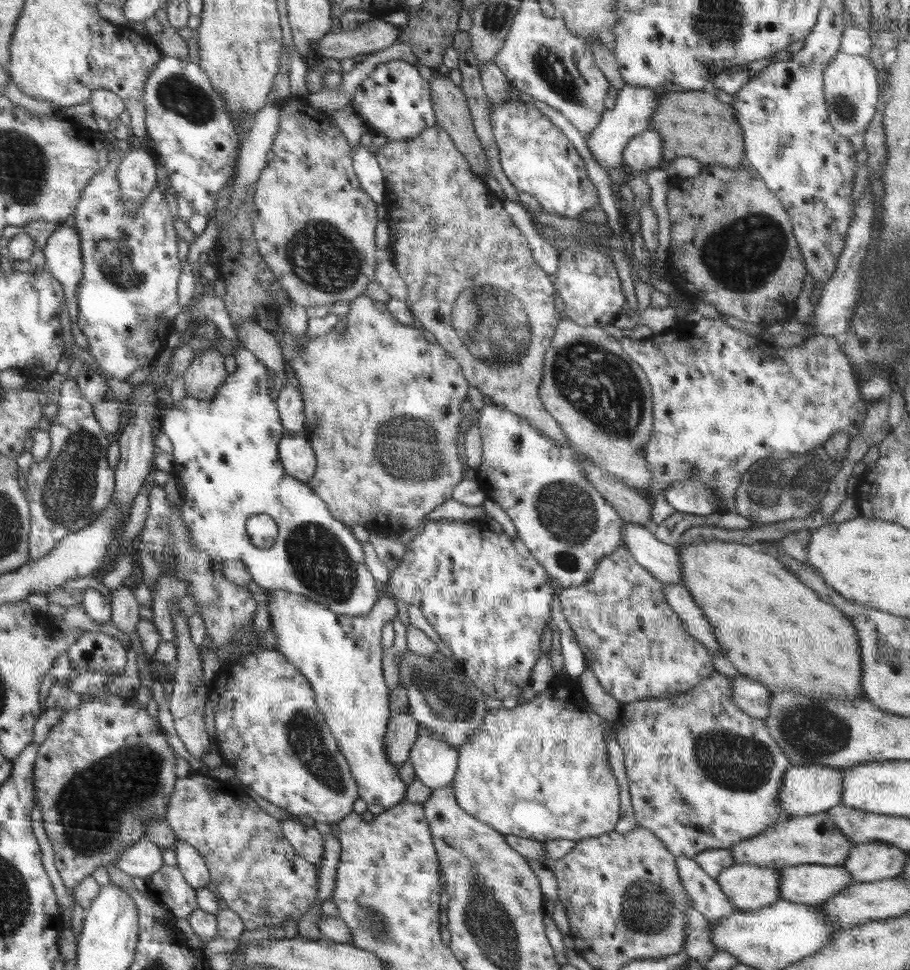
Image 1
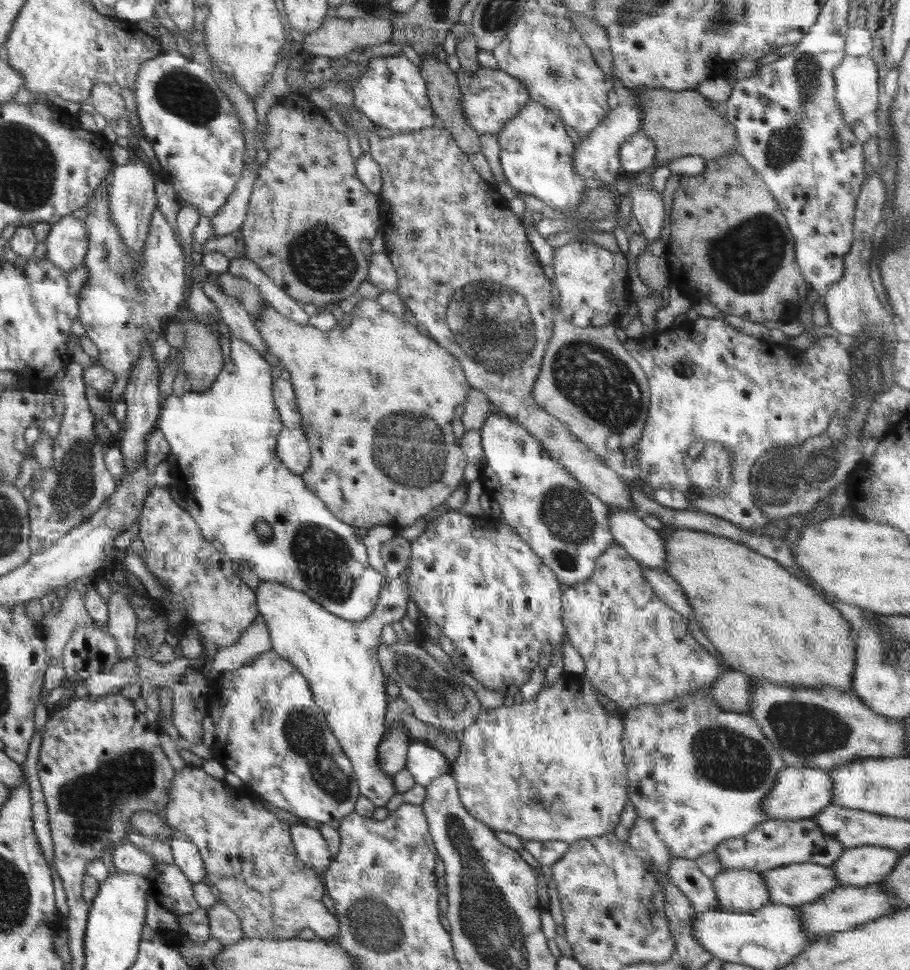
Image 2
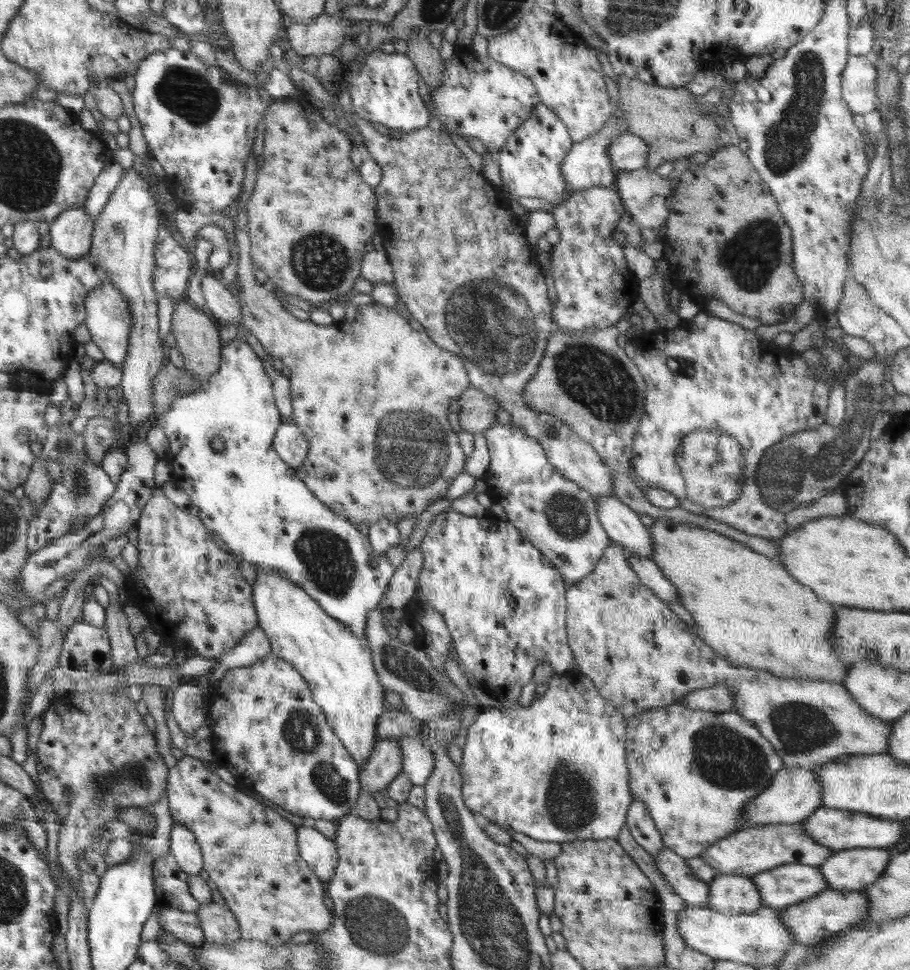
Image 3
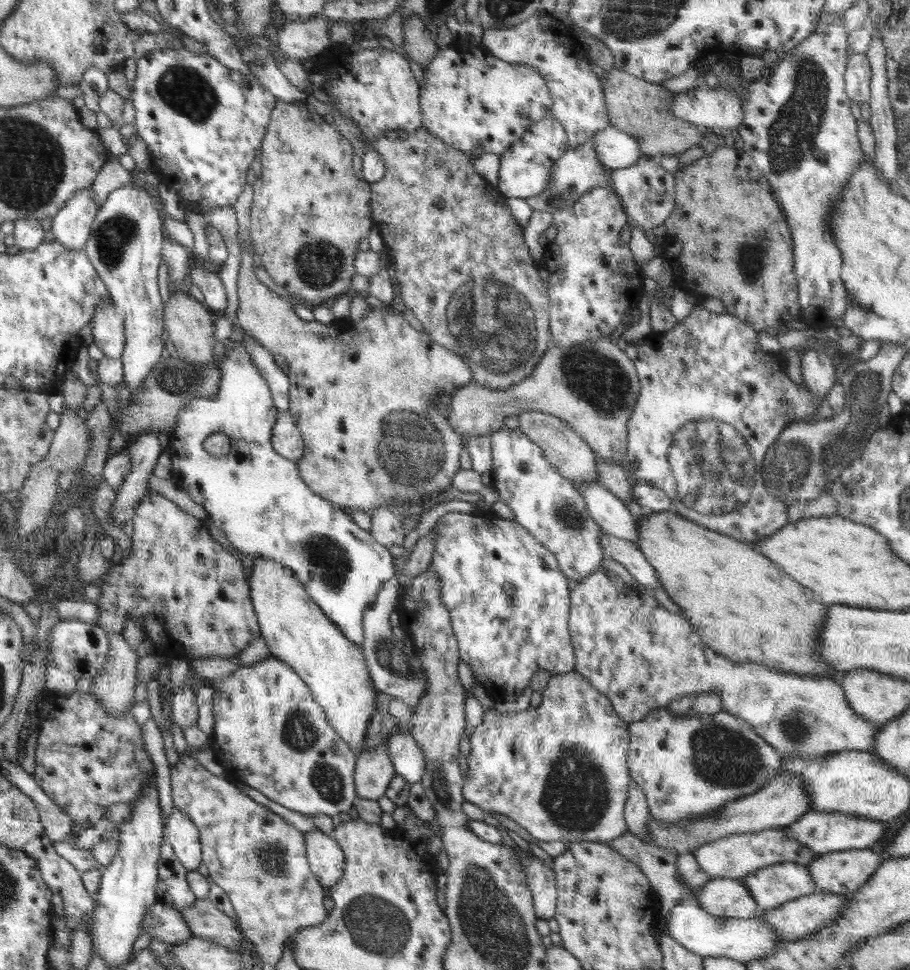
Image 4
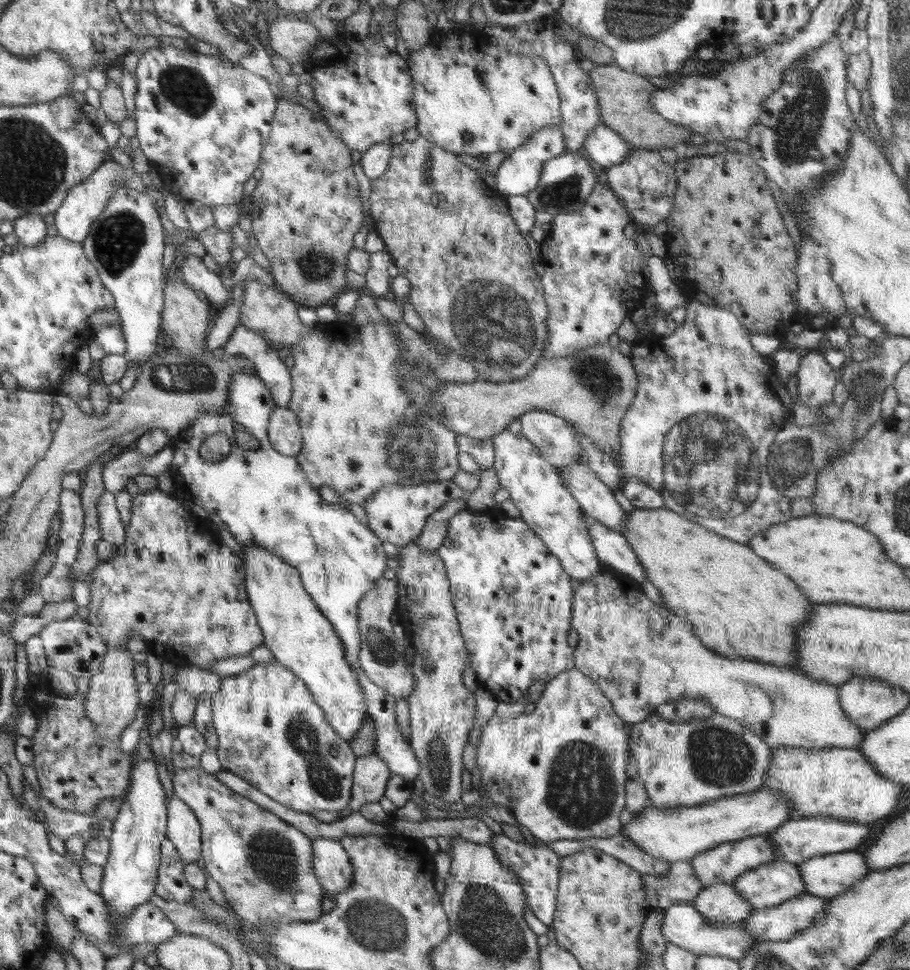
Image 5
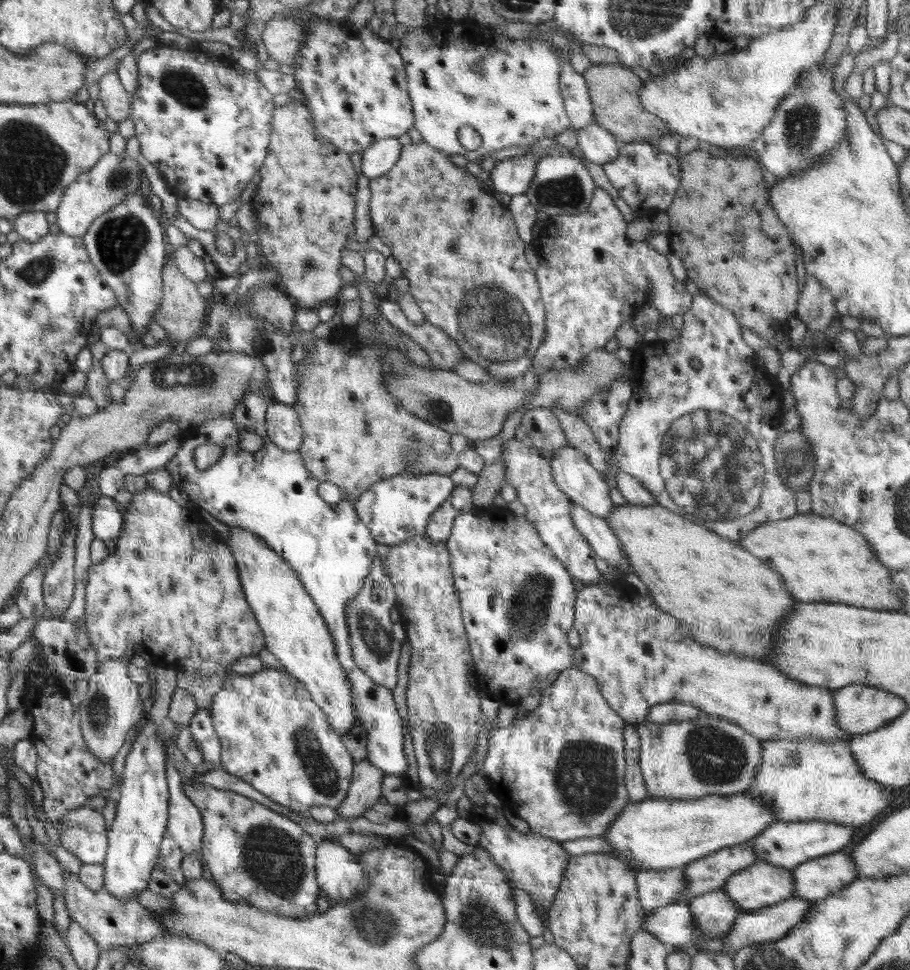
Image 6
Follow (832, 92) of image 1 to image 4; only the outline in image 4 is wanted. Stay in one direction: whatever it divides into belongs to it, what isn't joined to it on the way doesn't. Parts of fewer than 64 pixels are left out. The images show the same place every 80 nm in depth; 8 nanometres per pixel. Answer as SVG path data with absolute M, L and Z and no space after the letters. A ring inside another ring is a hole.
M850 52L844 75L845 91L848 98L855 100L859 105L862 102L869 103L871 78L871 66L865 54Z

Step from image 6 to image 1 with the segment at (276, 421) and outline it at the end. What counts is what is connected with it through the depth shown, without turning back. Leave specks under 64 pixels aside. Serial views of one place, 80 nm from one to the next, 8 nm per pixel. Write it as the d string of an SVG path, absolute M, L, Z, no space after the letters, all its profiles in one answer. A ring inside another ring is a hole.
M285 431L280 442L280 461L285 472L305 485L312 479L317 471L317 456L312 447L312 442L302 433Z

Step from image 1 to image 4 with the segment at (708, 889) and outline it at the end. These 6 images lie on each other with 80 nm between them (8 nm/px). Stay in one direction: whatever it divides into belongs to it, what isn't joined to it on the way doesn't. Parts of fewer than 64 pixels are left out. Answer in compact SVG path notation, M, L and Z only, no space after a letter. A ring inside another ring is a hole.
M628 830L618 838L607 841L607 843L610 844L616 852L619 852L620 855L625 856L626 860L630 860L636 867L642 869L643 874L647 876L647 881L658 894L664 913L669 912L676 903L682 900L697 900L701 888L691 888L691 886L687 886L687 884L679 878L676 868L678 854L674 850L646 844L639 838L636 838Z

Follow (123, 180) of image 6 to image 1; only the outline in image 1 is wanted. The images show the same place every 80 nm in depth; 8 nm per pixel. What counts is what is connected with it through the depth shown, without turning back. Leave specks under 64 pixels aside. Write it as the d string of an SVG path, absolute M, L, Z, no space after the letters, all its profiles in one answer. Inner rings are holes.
M59 223L43 248L48 272L52 273L67 294L68 312L72 323L78 323L77 291L84 278L84 257L80 237L74 227Z

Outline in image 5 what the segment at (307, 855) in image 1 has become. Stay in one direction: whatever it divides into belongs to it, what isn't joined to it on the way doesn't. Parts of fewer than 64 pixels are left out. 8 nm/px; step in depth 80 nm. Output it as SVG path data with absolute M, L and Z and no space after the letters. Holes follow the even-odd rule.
M317 838L313 847L314 868L328 897L347 890L354 879L354 868L349 853L340 841Z

